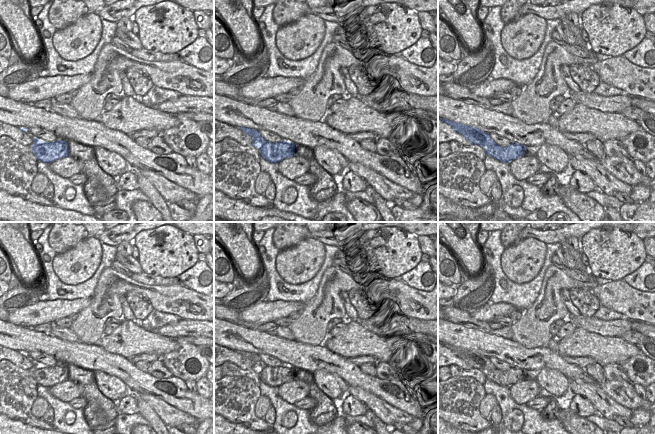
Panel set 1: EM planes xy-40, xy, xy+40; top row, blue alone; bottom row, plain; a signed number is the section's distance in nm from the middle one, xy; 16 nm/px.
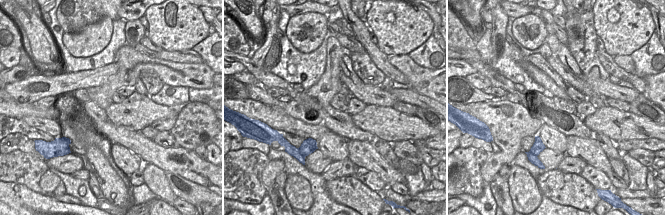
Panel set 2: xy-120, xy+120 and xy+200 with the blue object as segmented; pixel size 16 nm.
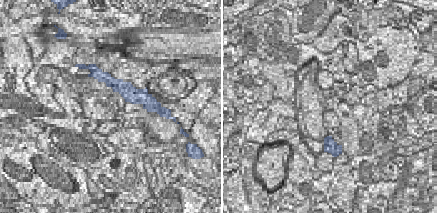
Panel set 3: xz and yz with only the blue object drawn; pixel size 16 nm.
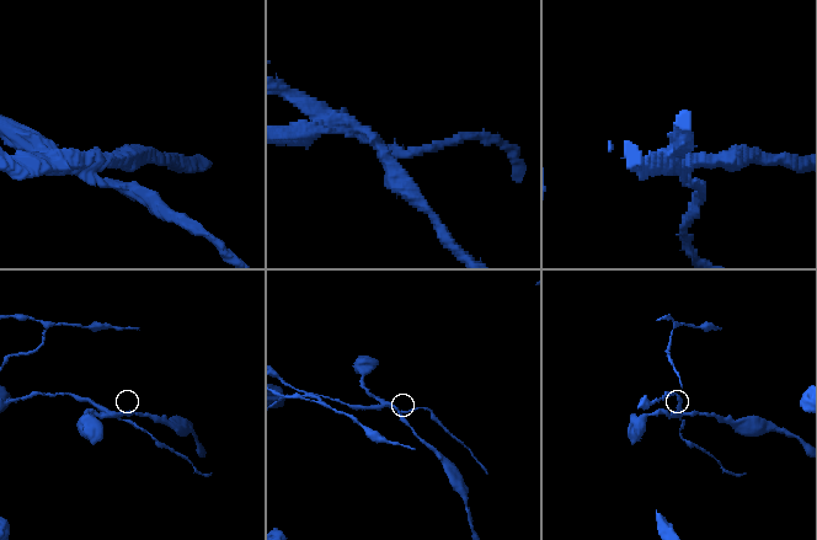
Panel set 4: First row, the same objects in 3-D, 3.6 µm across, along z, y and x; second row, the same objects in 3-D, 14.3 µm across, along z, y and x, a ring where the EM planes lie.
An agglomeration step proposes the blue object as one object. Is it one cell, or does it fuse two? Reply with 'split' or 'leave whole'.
split

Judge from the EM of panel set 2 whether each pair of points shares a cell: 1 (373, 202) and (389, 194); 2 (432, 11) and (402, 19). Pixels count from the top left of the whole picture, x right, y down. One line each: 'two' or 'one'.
1: two
2: two

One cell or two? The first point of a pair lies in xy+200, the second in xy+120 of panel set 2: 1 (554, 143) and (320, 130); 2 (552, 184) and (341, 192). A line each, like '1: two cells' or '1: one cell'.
1: two cells
2: one cell

